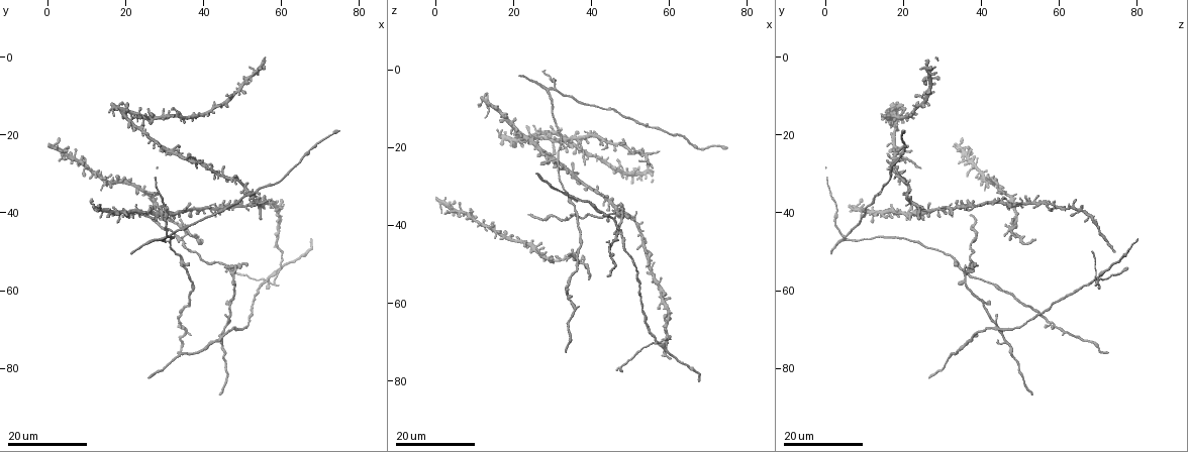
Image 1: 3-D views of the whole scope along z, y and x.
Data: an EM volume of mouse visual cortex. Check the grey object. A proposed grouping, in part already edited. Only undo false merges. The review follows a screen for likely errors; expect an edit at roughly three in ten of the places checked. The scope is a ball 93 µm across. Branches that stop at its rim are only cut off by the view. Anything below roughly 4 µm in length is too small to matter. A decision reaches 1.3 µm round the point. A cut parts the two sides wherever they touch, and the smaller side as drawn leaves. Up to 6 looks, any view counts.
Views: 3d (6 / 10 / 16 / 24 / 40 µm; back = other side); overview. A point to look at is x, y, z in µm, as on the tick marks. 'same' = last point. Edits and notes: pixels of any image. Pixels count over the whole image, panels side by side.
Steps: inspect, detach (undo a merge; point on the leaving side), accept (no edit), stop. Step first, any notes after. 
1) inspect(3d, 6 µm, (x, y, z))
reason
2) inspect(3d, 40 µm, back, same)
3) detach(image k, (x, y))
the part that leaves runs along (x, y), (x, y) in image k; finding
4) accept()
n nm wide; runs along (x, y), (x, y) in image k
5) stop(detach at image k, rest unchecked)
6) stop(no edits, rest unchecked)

inspect(3d, 16 µm, (33.0, 47.0, 38.5))
three arms meet

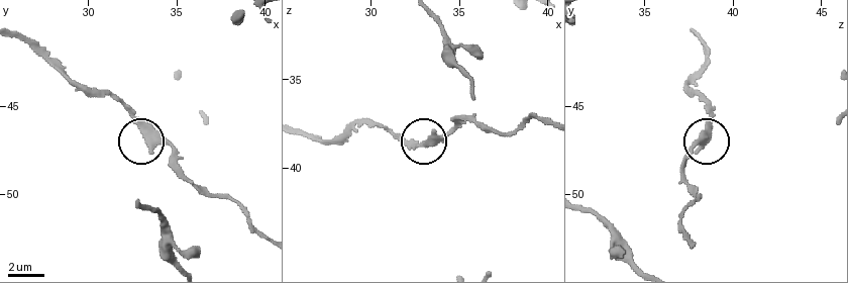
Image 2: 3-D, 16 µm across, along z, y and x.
inspect(3d, 6 µm, (33.7, 46.7, 38.5))

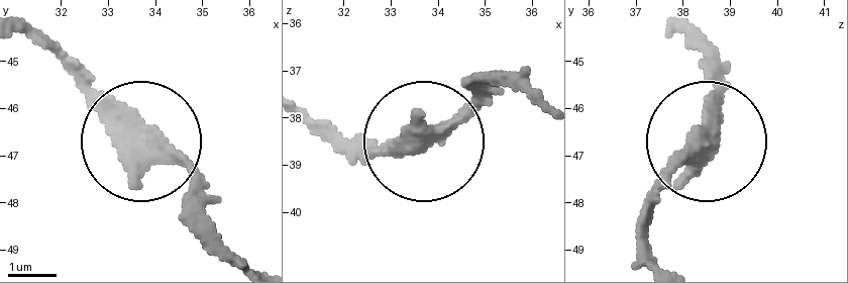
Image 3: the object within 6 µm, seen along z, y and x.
accept()
360 nm wide; all the same cell

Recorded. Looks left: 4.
inspect(3d, 16 µm, (35.0, 45.5, 48.0))
thin arm on a thick one

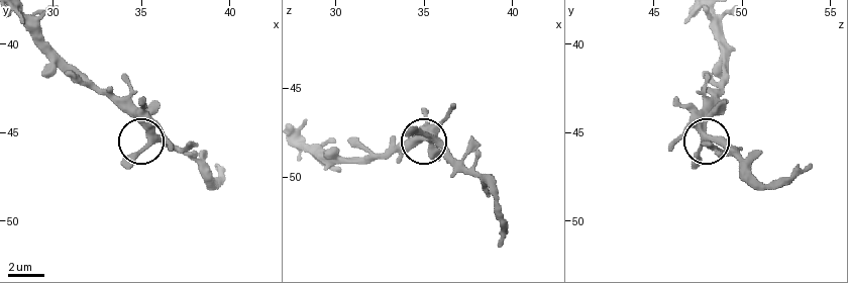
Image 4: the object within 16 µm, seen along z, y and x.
inspect(3d, 10 µm, (35.5, 45.1, 47.8))

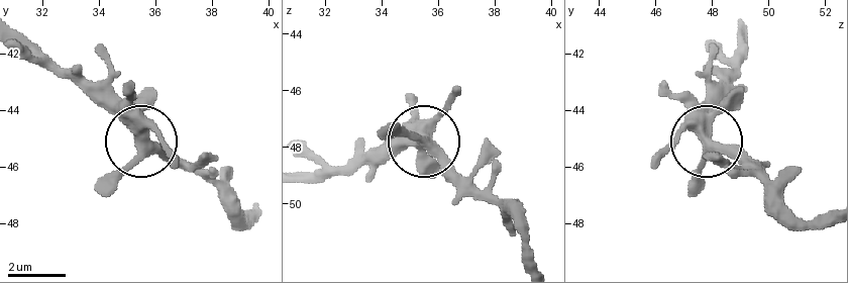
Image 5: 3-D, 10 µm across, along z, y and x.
inspect(3d, 6 µm, (35.5, 45.0, 47.8))

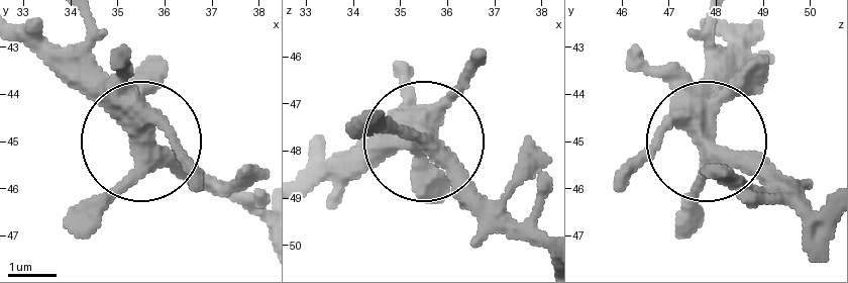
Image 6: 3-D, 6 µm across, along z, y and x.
accept()
4 arms; one cell here

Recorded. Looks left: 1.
stop(no edits, rest unchecked)

